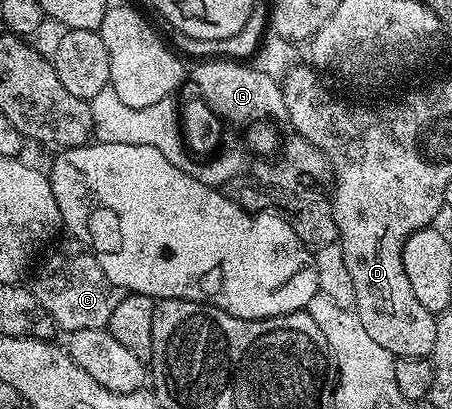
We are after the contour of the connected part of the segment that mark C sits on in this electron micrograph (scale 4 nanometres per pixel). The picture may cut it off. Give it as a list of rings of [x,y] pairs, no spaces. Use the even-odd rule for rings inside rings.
[[[73,236],[67,239],[67,242],[55,241],[45,251],[46,259],[37,263],[38,271],[36,266],[32,283],[36,300],[44,304],[44,312],[52,316],[59,331],[73,332],[88,328],[101,330],[109,327],[112,308],[120,304],[123,291],[110,283],[108,276],[104,276],[104,268],[100,268],[94,253],[80,239]]]

